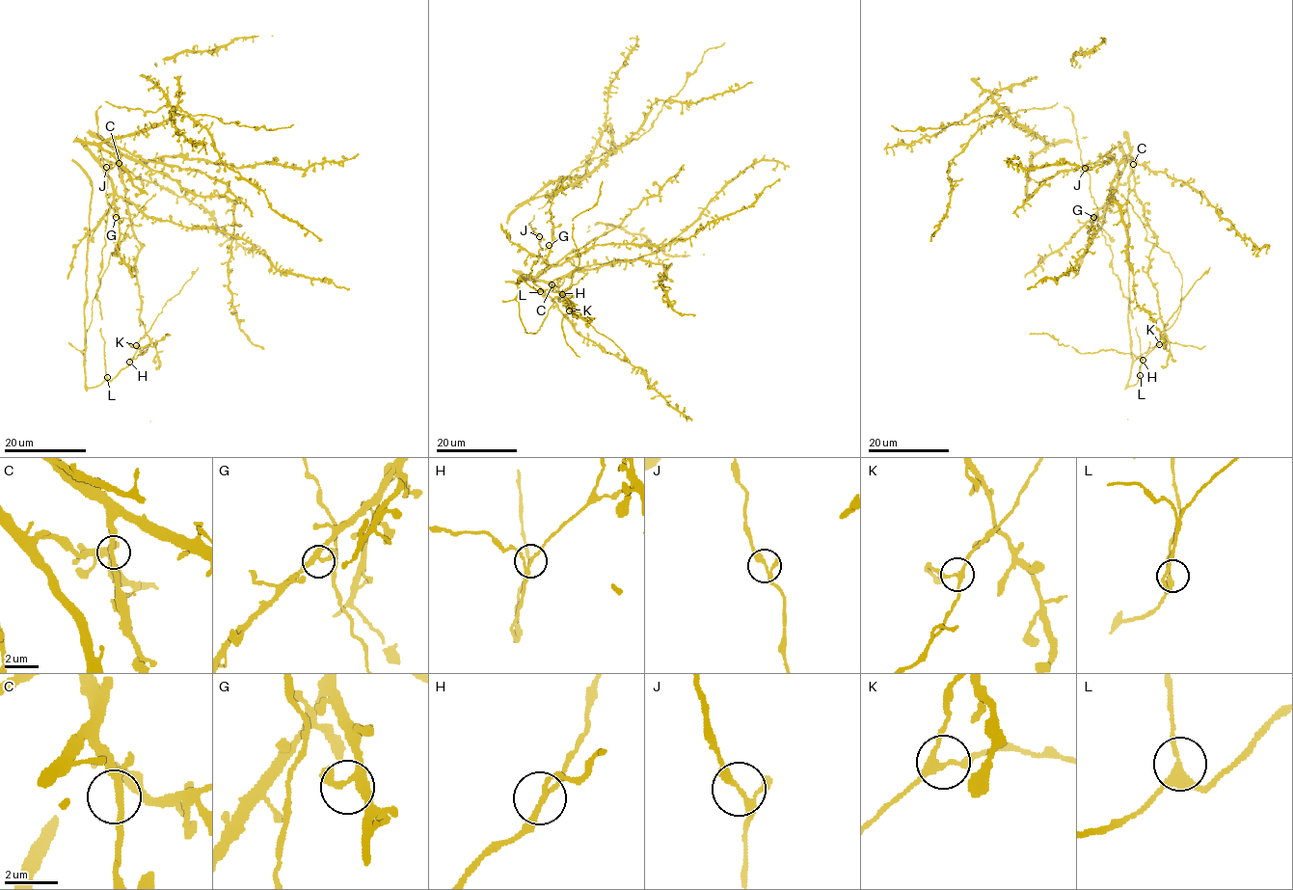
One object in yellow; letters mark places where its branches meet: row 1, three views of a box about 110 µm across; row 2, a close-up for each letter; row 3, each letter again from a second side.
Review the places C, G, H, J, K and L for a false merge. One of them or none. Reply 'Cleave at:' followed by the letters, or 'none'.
Cleave at: none

